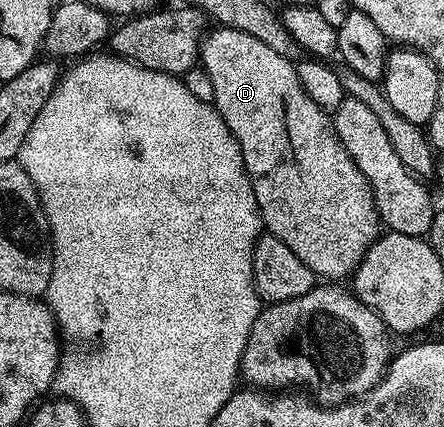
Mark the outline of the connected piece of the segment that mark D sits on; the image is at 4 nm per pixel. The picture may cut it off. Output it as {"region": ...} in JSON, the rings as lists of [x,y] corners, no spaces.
{"region":[[[227,26],[212,30],[203,37],[200,47],[200,65],[206,69],[208,76],[212,76],[212,88],[214,89],[212,105],[214,109],[218,111],[224,124],[228,124],[232,136],[240,144],[240,152],[244,156],[244,164],[246,165],[246,175],[250,177],[252,192],[256,196],[256,204],[262,217],[263,227],[269,233],[275,234],[280,240],[284,240],[284,244],[288,244],[288,248],[292,248],[292,252],[296,252],[296,256],[300,256],[300,260],[304,260],[304,264],[308,264],[308,268],[319,279],[342,280],[345,274],[346,277],[353,275],[354,269],[360,264],[360,260],[366,255],[368,248],[380,236],[380,219],[376,200],[372,196],[372,188],[368,184],[364,172],[360,172],[360,168],[356,168],[352,156],[348,156],[348,152],[334,127],[333,117],[327,111],[320,109],[312,101],[312,96],[308,96],[308,92],[304,92],[304,88],[300,84],[298,67],[291,59],[280,56],[280,52],[275,52],[273,48],[268,48],[268,44],[256,40],[256,36],[248,36],[248,32],[236,32]]]}

